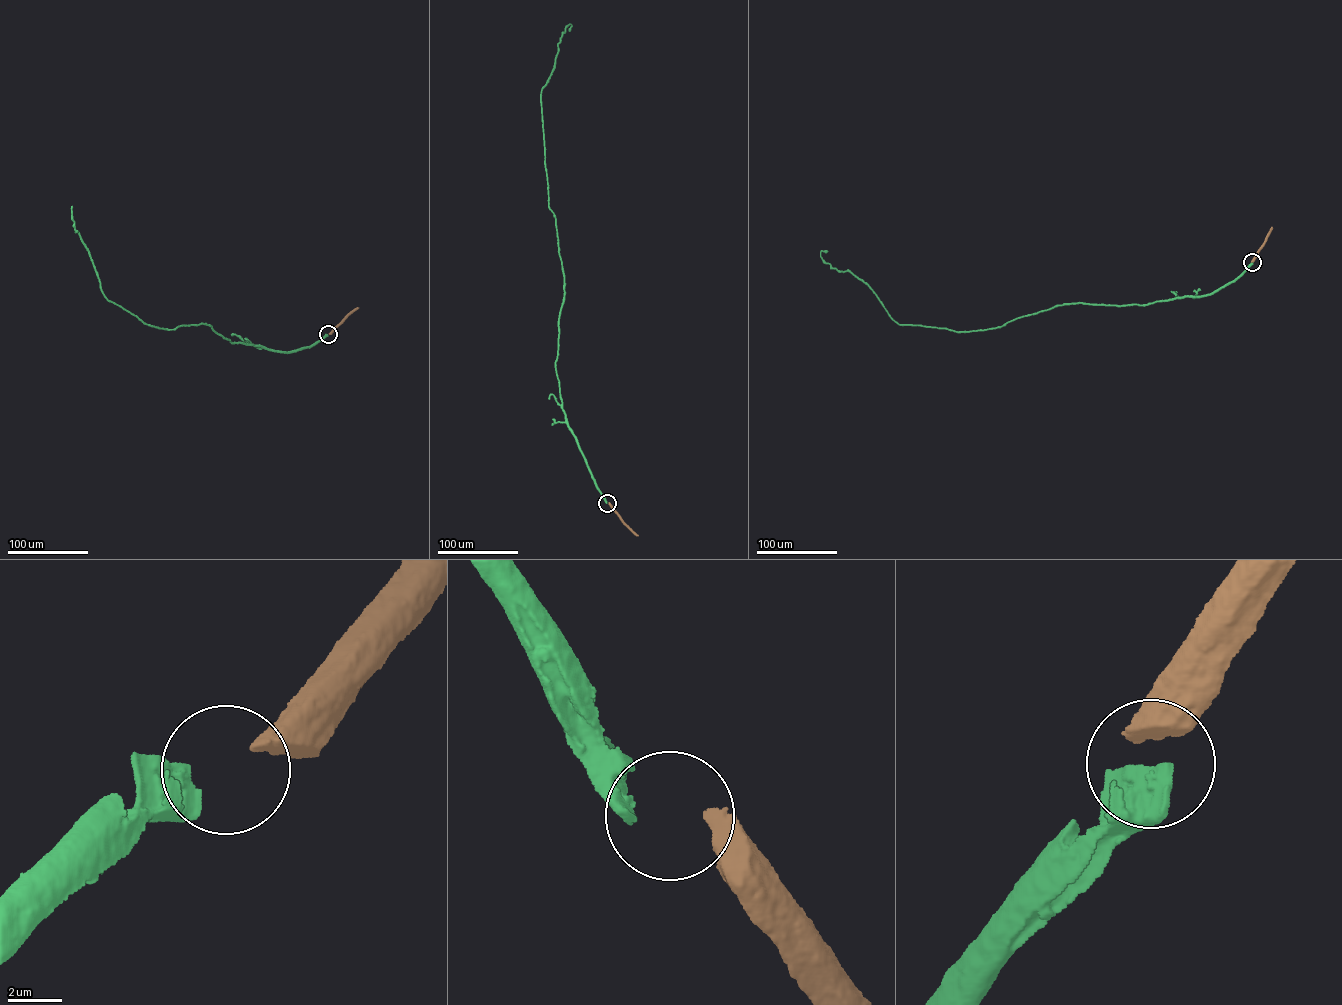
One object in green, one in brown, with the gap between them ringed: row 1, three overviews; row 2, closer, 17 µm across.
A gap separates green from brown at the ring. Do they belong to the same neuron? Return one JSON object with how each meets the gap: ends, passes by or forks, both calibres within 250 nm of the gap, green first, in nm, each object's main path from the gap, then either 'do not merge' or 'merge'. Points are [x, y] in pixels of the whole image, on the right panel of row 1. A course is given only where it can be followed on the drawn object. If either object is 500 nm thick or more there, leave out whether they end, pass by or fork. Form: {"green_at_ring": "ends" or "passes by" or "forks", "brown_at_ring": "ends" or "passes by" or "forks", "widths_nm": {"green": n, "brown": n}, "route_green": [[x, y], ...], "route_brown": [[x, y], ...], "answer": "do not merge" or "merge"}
{"widths_nm": {"green": 600, "brown": 480}, "route_green": [[1252, 263], [1209, 294], [1065, 304], [959, 332], [897, 323], [867, 284], [824, 261], [827, 251]], "route_brown": [[1251, 262], [1271, 227]], "answer": "do not merge"}

